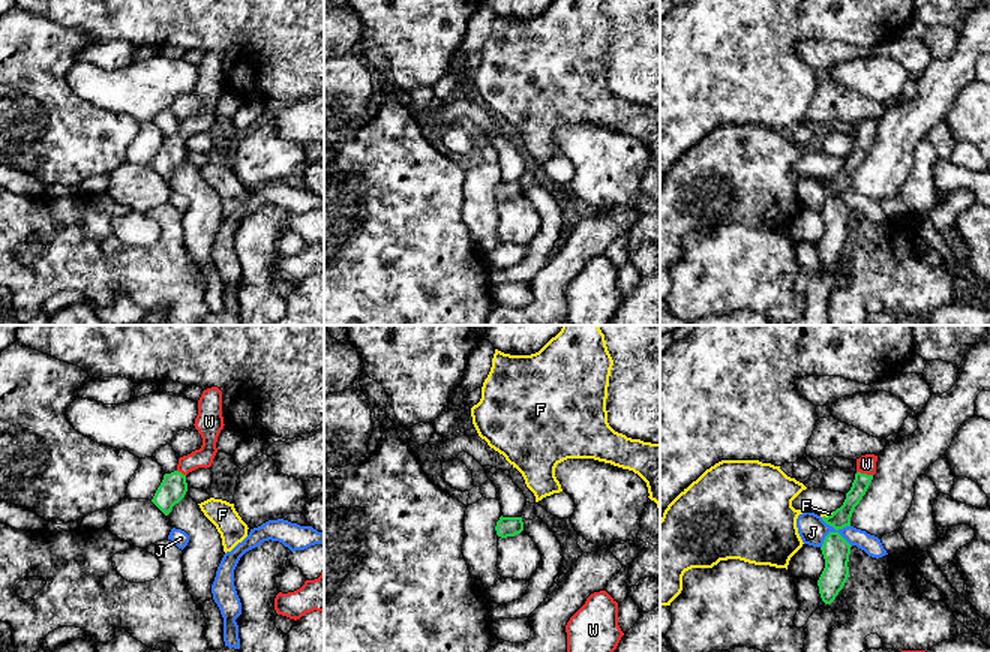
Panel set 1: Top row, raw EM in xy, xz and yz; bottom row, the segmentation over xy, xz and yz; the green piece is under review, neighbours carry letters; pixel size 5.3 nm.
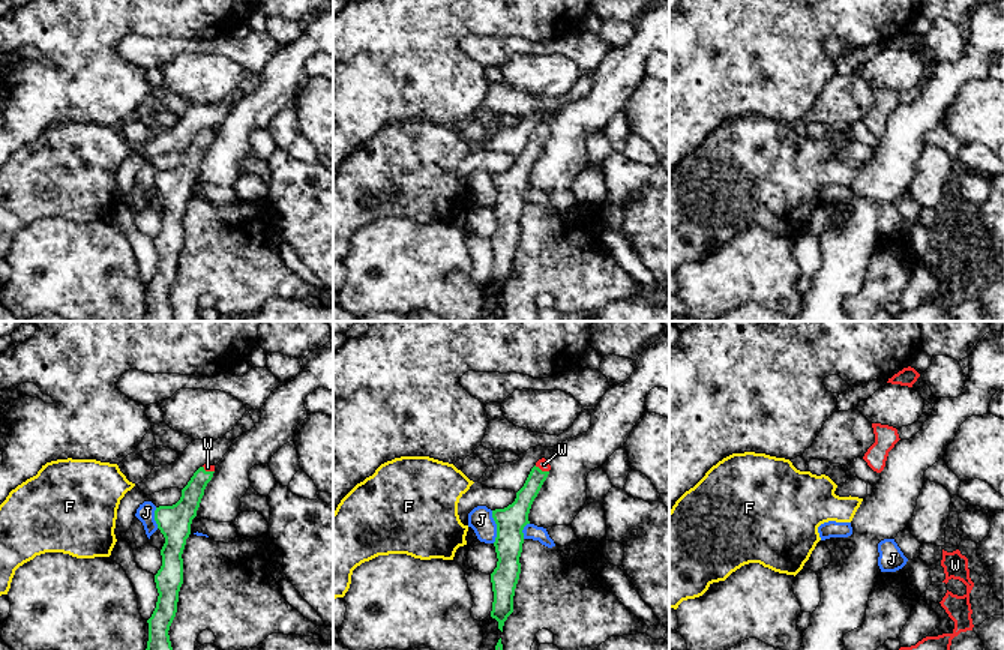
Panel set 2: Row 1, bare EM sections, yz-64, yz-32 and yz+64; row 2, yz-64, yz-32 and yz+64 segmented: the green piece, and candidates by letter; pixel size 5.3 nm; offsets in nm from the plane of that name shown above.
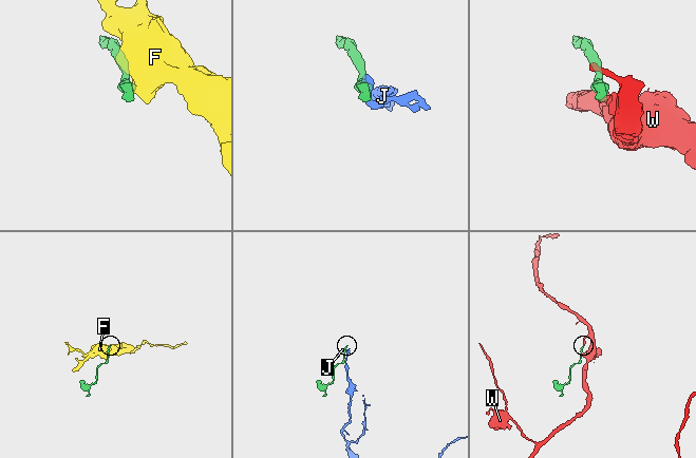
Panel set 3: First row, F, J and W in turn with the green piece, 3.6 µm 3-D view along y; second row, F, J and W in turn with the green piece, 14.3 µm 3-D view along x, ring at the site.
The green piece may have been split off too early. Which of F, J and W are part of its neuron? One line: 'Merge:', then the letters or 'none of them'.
Merge: W

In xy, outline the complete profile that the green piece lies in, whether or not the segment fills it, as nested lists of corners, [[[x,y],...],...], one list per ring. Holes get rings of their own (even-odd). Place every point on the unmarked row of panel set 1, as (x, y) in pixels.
[[[218,51],[202,55],[194,90],[202,102],[201,112],[178,123],[177,133],[164,139],[152,163],[165,180],[184,162],[188,156],[186,139],[198,132],[210,132],[218,117],[218,100],[225,90],[222,81],[222,55]]]

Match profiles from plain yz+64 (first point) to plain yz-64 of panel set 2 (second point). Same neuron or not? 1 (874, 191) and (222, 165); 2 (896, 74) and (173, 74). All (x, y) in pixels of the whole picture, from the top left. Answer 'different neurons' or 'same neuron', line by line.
1: same neuron
2: same neuron

